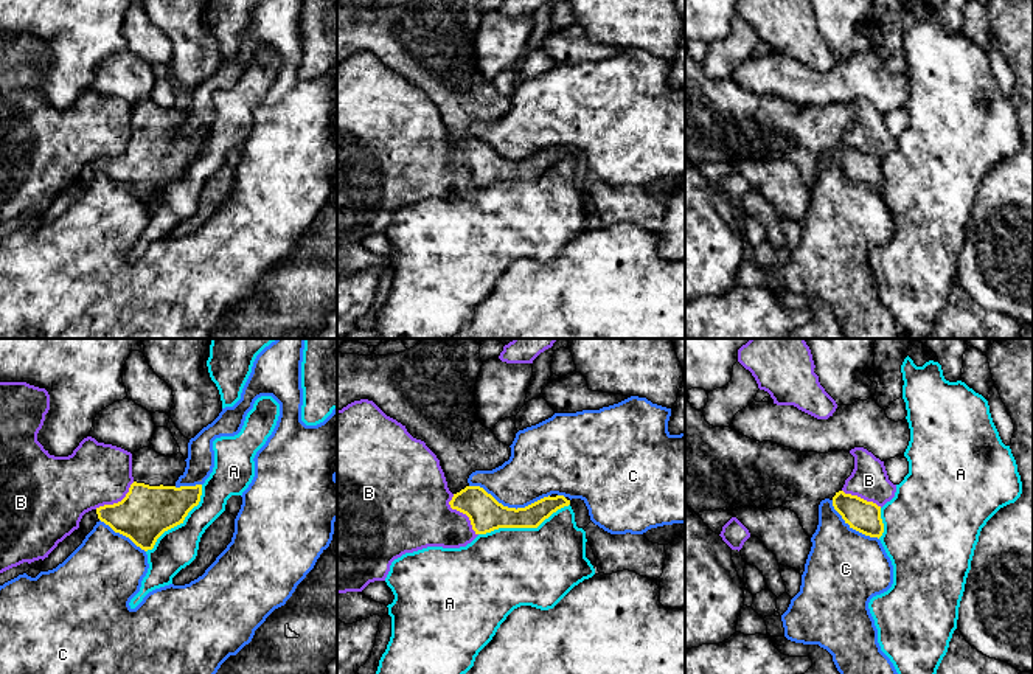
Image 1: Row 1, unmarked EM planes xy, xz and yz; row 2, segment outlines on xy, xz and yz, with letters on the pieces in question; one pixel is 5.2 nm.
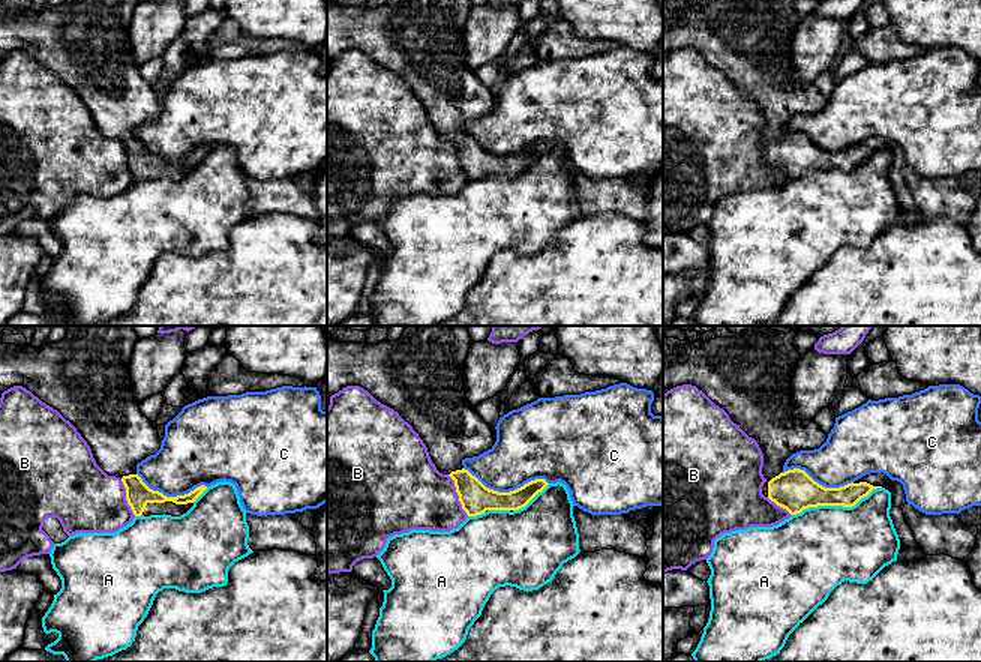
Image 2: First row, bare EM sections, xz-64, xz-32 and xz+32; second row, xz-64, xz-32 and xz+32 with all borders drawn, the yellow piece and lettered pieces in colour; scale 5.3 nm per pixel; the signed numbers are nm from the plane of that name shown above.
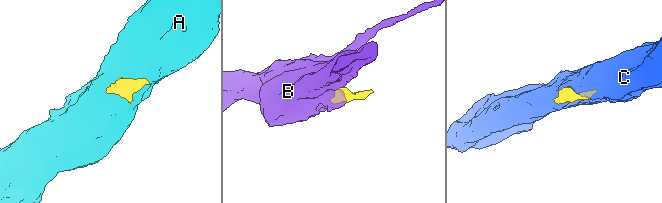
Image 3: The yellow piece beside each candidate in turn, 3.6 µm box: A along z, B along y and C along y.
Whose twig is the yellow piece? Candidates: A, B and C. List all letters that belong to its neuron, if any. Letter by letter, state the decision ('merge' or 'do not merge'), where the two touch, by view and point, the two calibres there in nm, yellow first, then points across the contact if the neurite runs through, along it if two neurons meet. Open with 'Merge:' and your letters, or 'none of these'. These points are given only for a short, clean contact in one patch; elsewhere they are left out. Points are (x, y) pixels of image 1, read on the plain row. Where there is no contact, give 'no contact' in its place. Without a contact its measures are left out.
Merge: none of these
A: do not merge; contact xz (524, 179); calibres 180 and 420 nm
B: do not merge; contact xz (462, 163); calibres 180 and 380 nm; border xz (452, 146), (449, 157), (468, 170), (471, 180), (477, 187)
C: do not merge; contact xz (510, 160); calibres 180 and 300 nm

